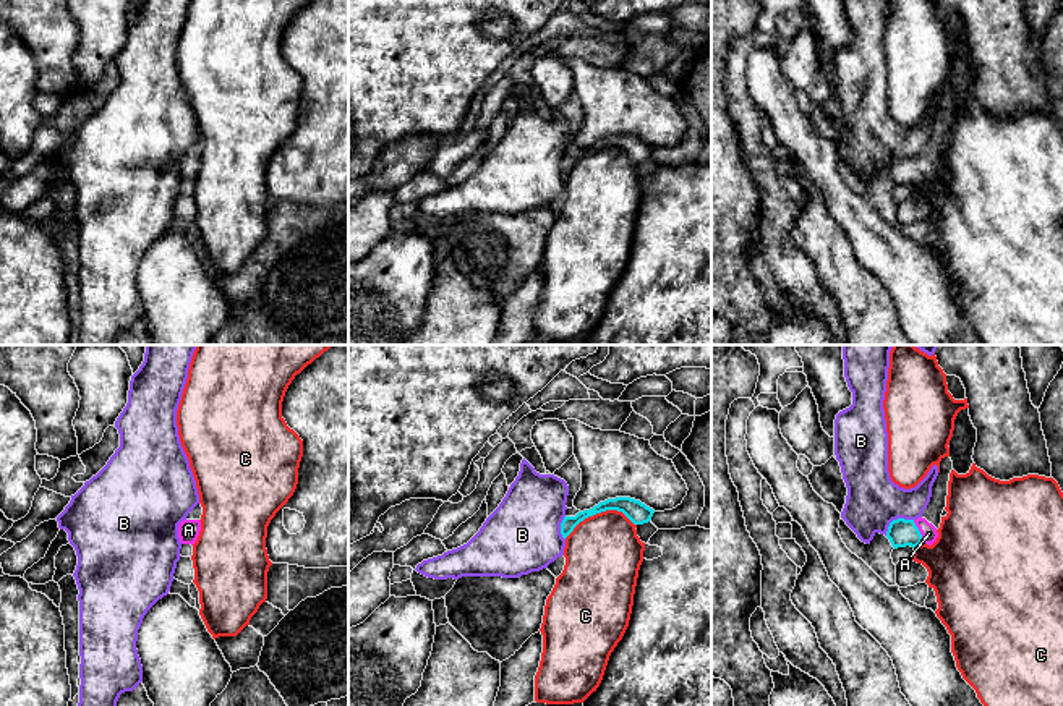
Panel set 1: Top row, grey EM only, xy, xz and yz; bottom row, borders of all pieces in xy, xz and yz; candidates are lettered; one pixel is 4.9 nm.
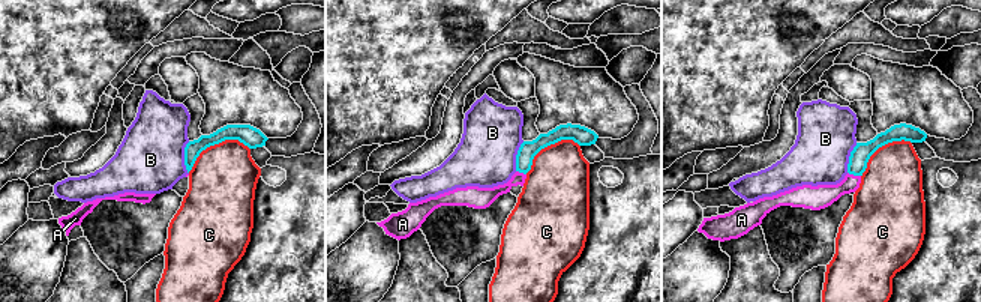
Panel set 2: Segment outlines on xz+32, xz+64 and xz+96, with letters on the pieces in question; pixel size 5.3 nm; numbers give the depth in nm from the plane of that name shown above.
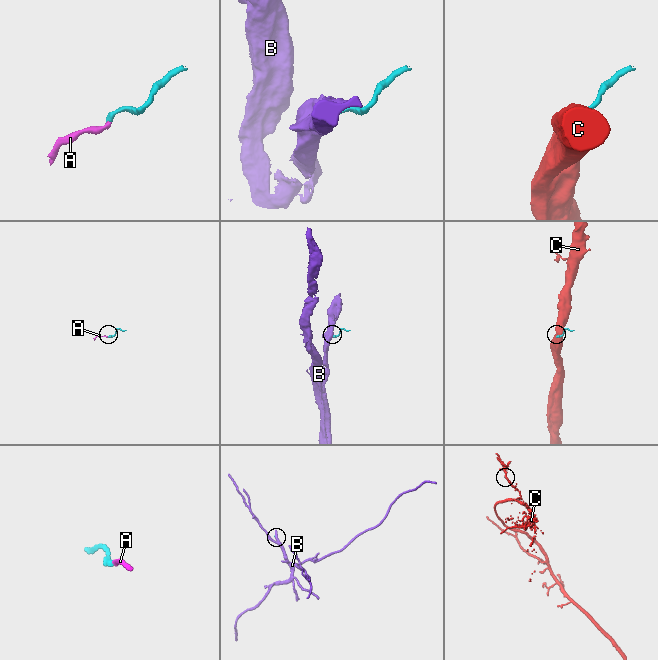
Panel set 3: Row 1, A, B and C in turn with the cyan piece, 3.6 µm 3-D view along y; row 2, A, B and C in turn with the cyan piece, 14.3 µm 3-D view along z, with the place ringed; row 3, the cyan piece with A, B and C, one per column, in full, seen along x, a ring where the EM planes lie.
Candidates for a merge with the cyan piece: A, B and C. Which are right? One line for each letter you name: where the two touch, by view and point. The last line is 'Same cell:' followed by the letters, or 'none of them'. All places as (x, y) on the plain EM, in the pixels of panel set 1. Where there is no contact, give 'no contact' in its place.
A: yz (919, 169)
Same cell: A

